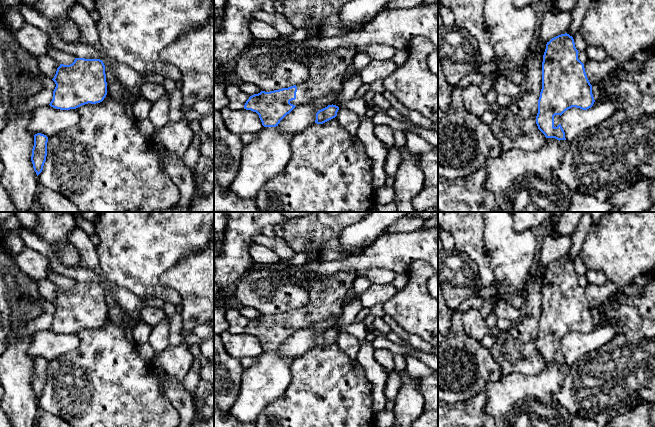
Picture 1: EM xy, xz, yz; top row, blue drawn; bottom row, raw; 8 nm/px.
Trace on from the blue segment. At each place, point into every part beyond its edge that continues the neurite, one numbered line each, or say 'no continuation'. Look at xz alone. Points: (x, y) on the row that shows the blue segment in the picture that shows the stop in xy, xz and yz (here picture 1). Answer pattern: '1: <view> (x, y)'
1: xz (328, 70)

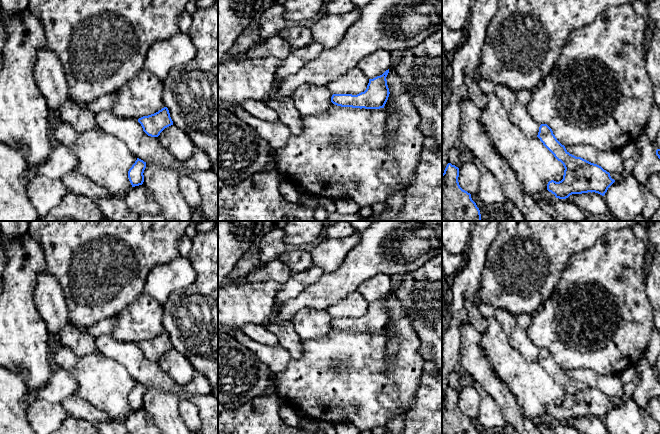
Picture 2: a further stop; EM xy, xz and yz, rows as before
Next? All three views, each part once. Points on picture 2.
no continuation

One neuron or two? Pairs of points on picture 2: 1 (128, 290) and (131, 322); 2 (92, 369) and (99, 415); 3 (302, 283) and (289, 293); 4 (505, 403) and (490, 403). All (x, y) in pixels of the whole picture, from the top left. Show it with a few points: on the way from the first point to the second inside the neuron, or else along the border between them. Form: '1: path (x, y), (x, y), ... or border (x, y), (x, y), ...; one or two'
1: border (142, 291), (131, 303), (114, 316); two
2: border (78, 396), (101, 409), (110, 418); two
3: path (299, 283), (292, 290); one
4: border (488, 394), (495, 401), (506, 423); two

